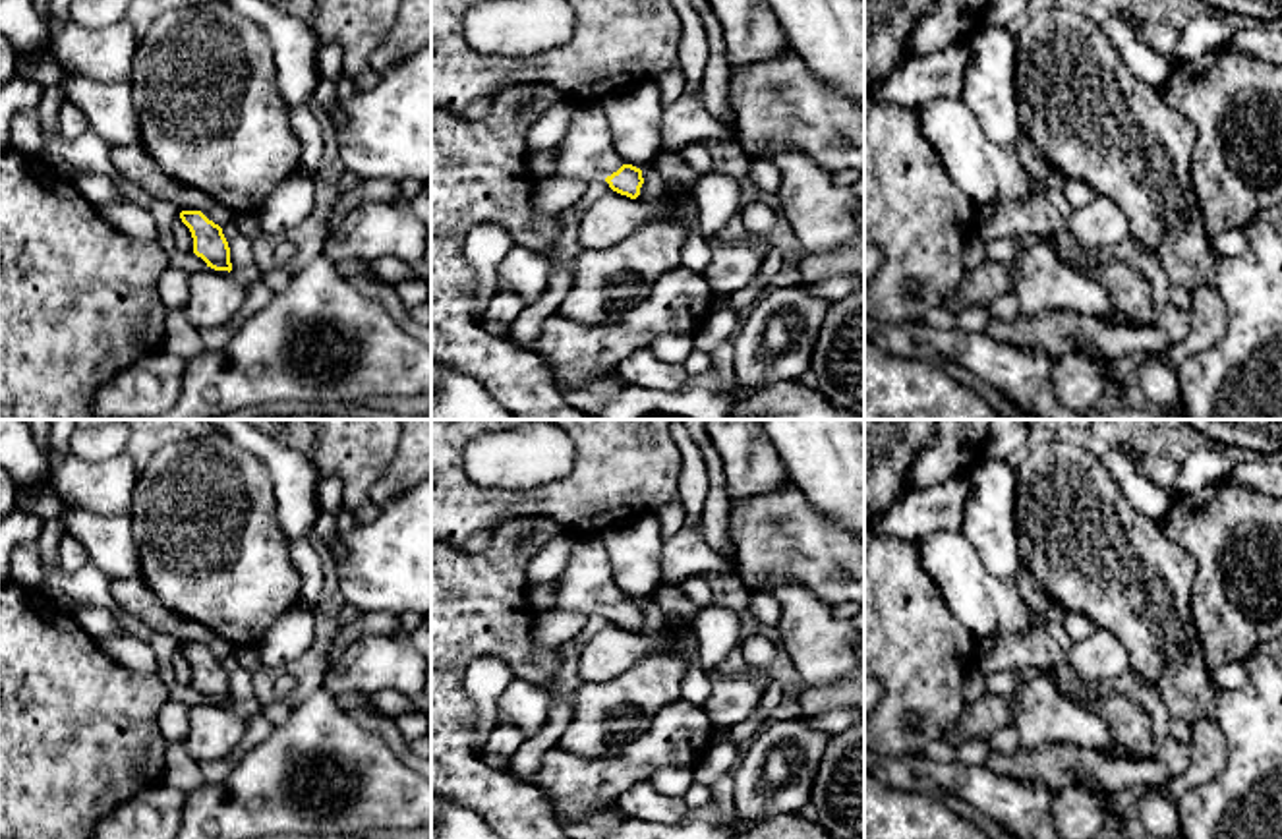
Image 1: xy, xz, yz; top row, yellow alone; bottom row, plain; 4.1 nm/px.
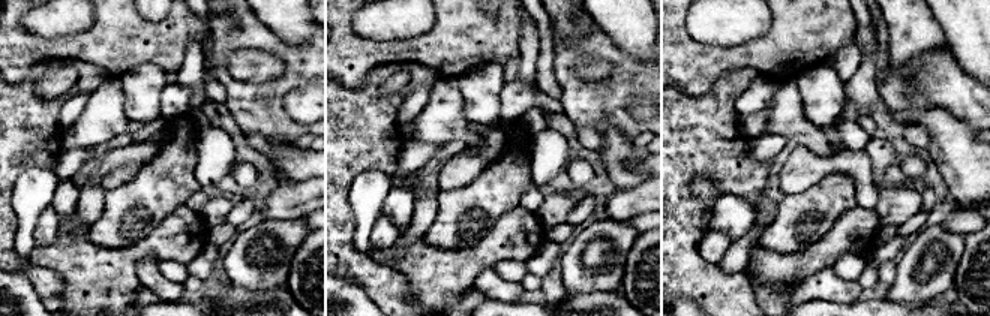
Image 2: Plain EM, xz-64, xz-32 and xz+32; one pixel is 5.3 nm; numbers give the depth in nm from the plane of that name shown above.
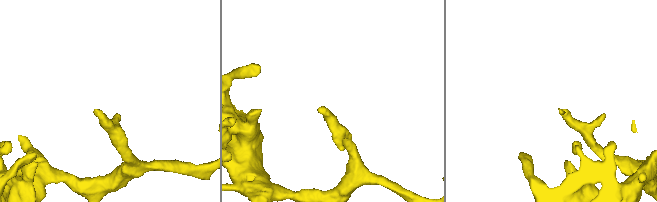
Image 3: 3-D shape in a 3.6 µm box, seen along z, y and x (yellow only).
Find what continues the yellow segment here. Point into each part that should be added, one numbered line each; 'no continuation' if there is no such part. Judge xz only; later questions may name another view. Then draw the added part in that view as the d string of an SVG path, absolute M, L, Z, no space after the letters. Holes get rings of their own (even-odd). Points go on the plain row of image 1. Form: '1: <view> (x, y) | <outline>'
1: xz (586, 586) | M599 534L576 535L568 564L557 584L557 611L601 615L623 599Z

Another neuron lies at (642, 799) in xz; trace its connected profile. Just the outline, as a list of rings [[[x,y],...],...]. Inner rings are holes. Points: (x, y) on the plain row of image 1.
[[[644,779],[619,795],[607,812],[628,820],[644,818],[654,824],[679,824],[688,812],[688,806],[685,796],[667,796],[650,779]]]

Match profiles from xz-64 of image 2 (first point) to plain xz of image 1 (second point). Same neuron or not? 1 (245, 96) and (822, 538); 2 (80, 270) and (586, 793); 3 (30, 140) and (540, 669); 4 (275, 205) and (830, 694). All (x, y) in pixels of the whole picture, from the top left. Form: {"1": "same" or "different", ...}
{"1": "same", "2": "same", "3": "same", "4": "same"}

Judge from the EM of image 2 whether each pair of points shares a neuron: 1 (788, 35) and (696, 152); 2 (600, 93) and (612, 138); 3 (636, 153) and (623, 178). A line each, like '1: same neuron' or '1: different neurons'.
1: different neurons
2: different neurons
3: same neuron

